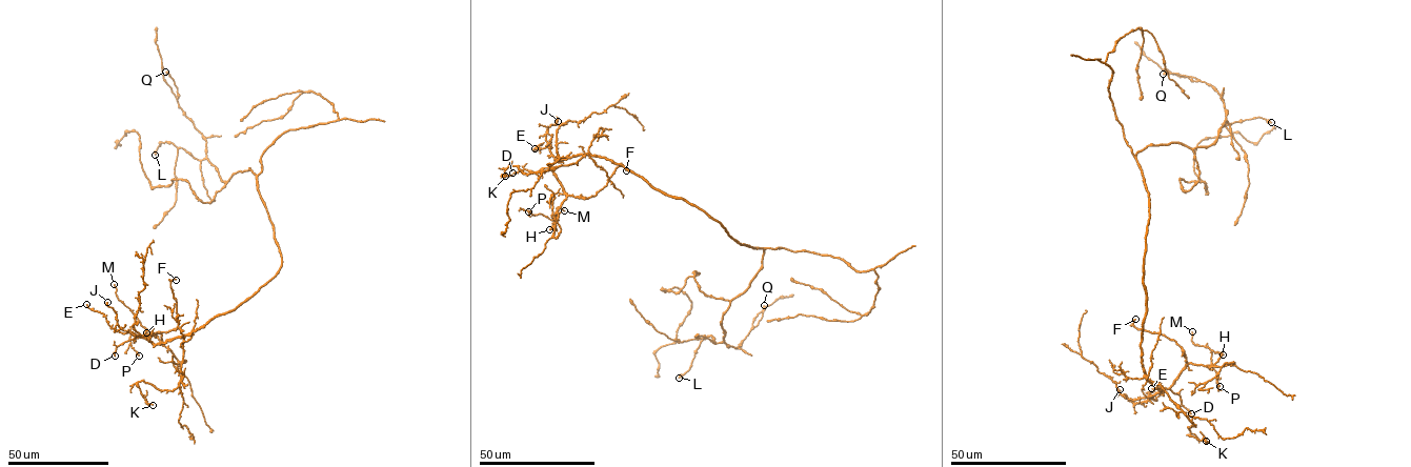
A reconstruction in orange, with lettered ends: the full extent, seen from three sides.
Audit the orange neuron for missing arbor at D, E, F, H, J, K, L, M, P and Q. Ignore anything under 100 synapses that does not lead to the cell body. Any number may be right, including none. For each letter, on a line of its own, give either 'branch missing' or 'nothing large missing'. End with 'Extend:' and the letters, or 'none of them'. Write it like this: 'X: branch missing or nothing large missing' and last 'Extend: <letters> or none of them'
D: nothing large missing
E: nothing large missing
F: nothing large missing
H: nothing large missing
J: nothing large missing
K: nothing large missing
L: nothing large missing
M: nothing large missing
P: nothing large missing
Q: nothing large missing
Extend: none of them

